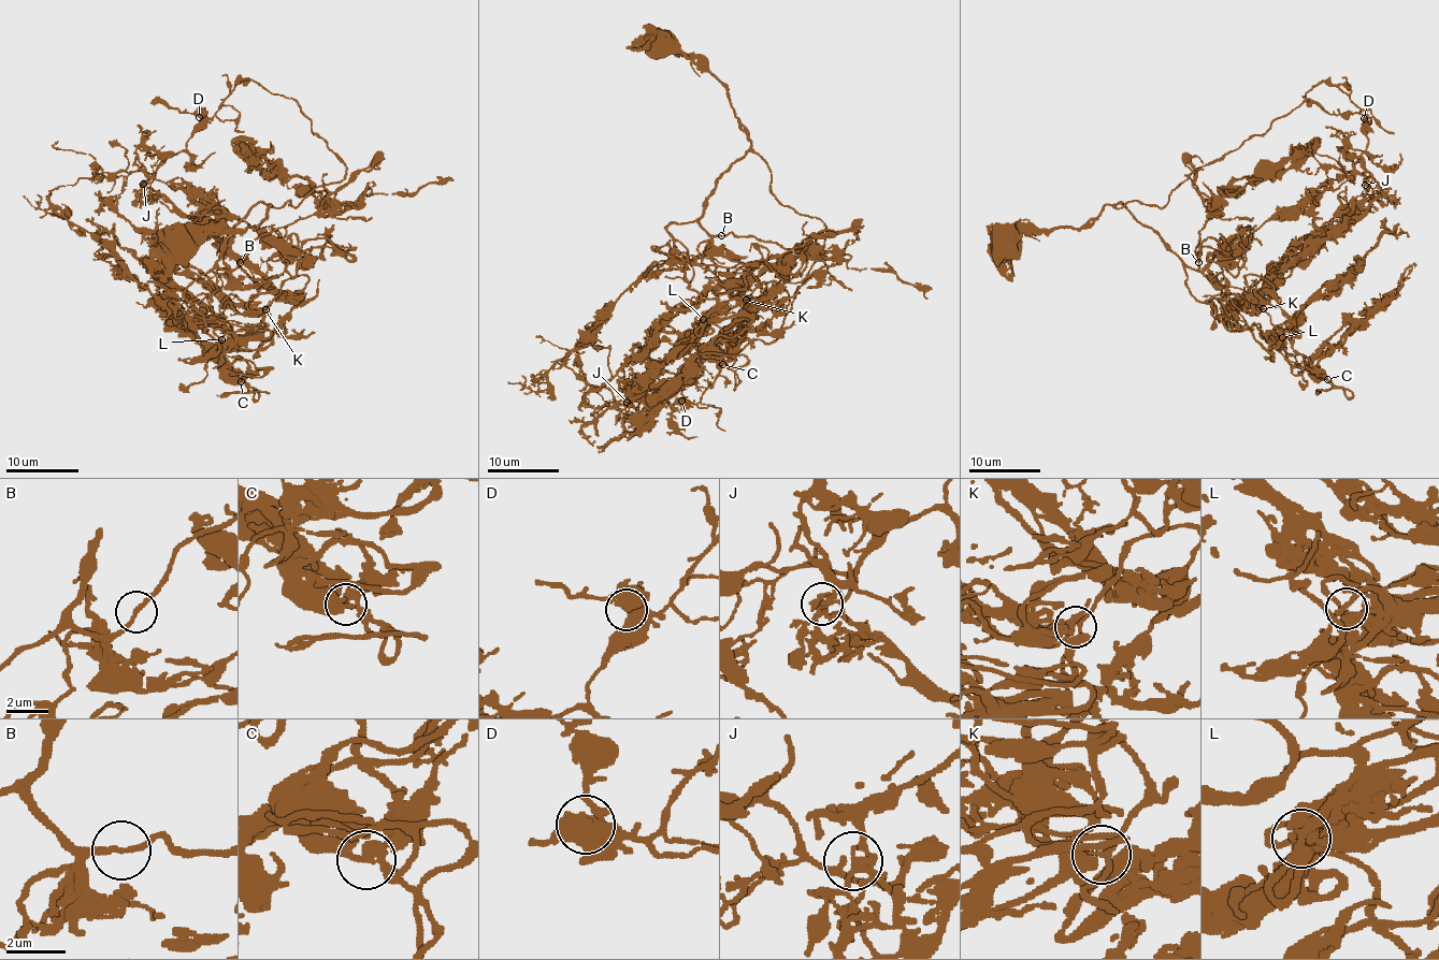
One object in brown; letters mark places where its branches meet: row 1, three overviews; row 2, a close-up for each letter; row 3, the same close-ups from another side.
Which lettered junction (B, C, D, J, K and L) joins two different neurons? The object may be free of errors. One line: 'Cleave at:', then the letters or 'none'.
Cleave at: none

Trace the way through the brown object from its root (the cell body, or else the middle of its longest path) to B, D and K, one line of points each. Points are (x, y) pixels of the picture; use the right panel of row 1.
B: (1005, 243), (1021, 233), (1080, 228), (1089, 224), (1105, 205), (1121, 203), (1191, 270), (1198, 270), (1198, 262)
D: (1005, 243), (1080, 228), (1107, 205), (1163, 206), (1195, 171), (1263, 134), (1321, 81), (1337, 85), (1364, 118)
K: (1005, 243), (1021, 233), (1080, 228), (1105, 205), (1121, 203), (1188, 265), (1212, 284), (1243, 289), (1263, 308)

